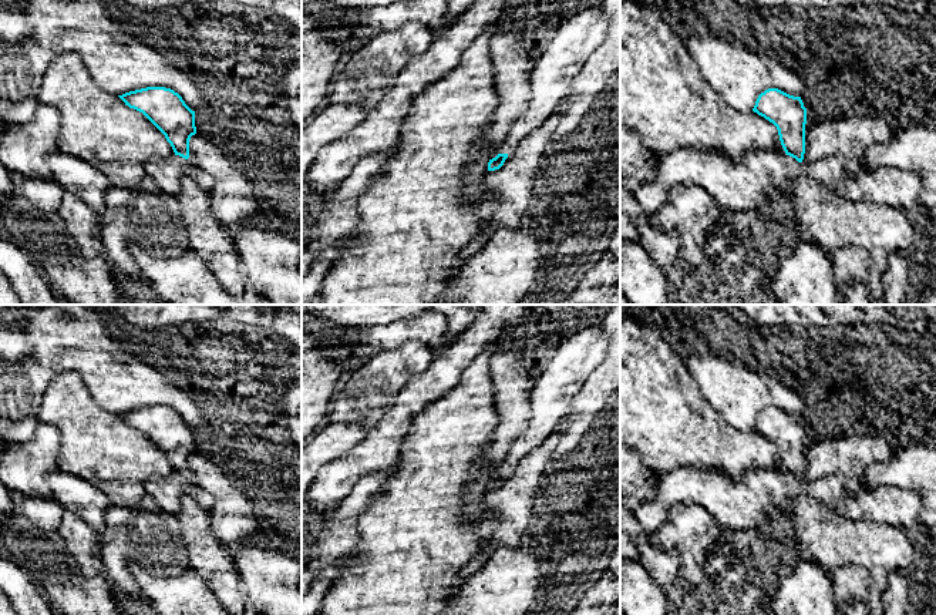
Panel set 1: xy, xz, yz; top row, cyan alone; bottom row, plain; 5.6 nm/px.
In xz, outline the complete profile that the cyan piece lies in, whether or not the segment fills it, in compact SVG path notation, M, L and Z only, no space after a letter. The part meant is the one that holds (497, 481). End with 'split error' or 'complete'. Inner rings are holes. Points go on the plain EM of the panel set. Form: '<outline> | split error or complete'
M602 320L592 322L556 349L545 372L536 379L531 394L529 426L511 446L501 471L489 478L488 490L499 488L518 463L542 446L569 416L576 393L587 382L590 373L603 362L607 350L607 335L602 330Z | split error

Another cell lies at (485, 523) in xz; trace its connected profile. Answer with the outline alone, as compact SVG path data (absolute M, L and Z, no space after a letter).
M481 512L477 518L475 518L475 525L478 528L478 535L481 538L481 545L485 544L492 534L492 530L496 524L496 517L492 514L485 514Z

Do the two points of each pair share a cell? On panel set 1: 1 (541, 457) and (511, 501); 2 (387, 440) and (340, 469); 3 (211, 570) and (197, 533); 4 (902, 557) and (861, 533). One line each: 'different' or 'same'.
1: same
2: same
3: same
4: same

